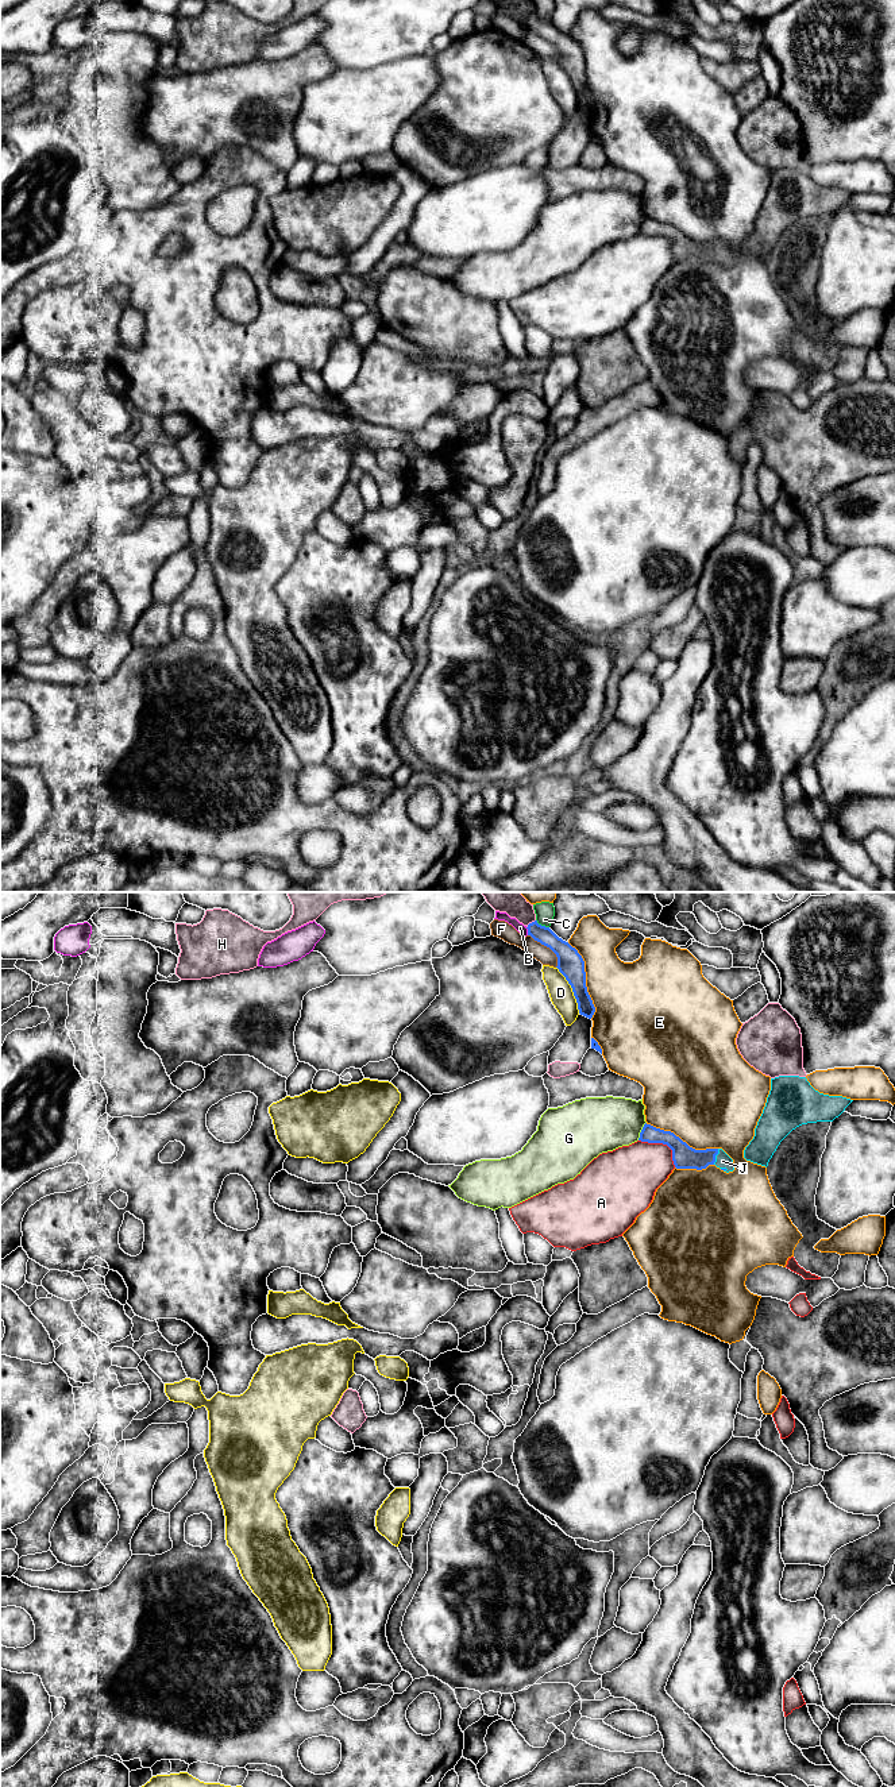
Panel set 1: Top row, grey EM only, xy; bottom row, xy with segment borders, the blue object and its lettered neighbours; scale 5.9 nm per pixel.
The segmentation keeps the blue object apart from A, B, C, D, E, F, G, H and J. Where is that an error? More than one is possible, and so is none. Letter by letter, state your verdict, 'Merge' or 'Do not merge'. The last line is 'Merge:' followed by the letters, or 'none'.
A: Do not merge
B: Do not merge
C: Do not merge
D: Do not merge
E: Do not merge
F: Do not merge
G: Do not merge
H: Do not merge
J: Merge
Merge: J

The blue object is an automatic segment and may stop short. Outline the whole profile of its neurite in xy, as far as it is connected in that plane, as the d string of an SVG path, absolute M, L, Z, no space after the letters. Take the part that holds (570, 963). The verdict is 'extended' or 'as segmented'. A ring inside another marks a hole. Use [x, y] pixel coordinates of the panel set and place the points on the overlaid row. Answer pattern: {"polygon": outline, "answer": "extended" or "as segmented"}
{"polygon": "M537 920L528 925L528 935L541 945L549 947L558 957L558 969L572 988L579 1014L591 1019L595 1007L587 992L585 961L575 947L559 938L549 927Z", "answer": "as segmented"}

